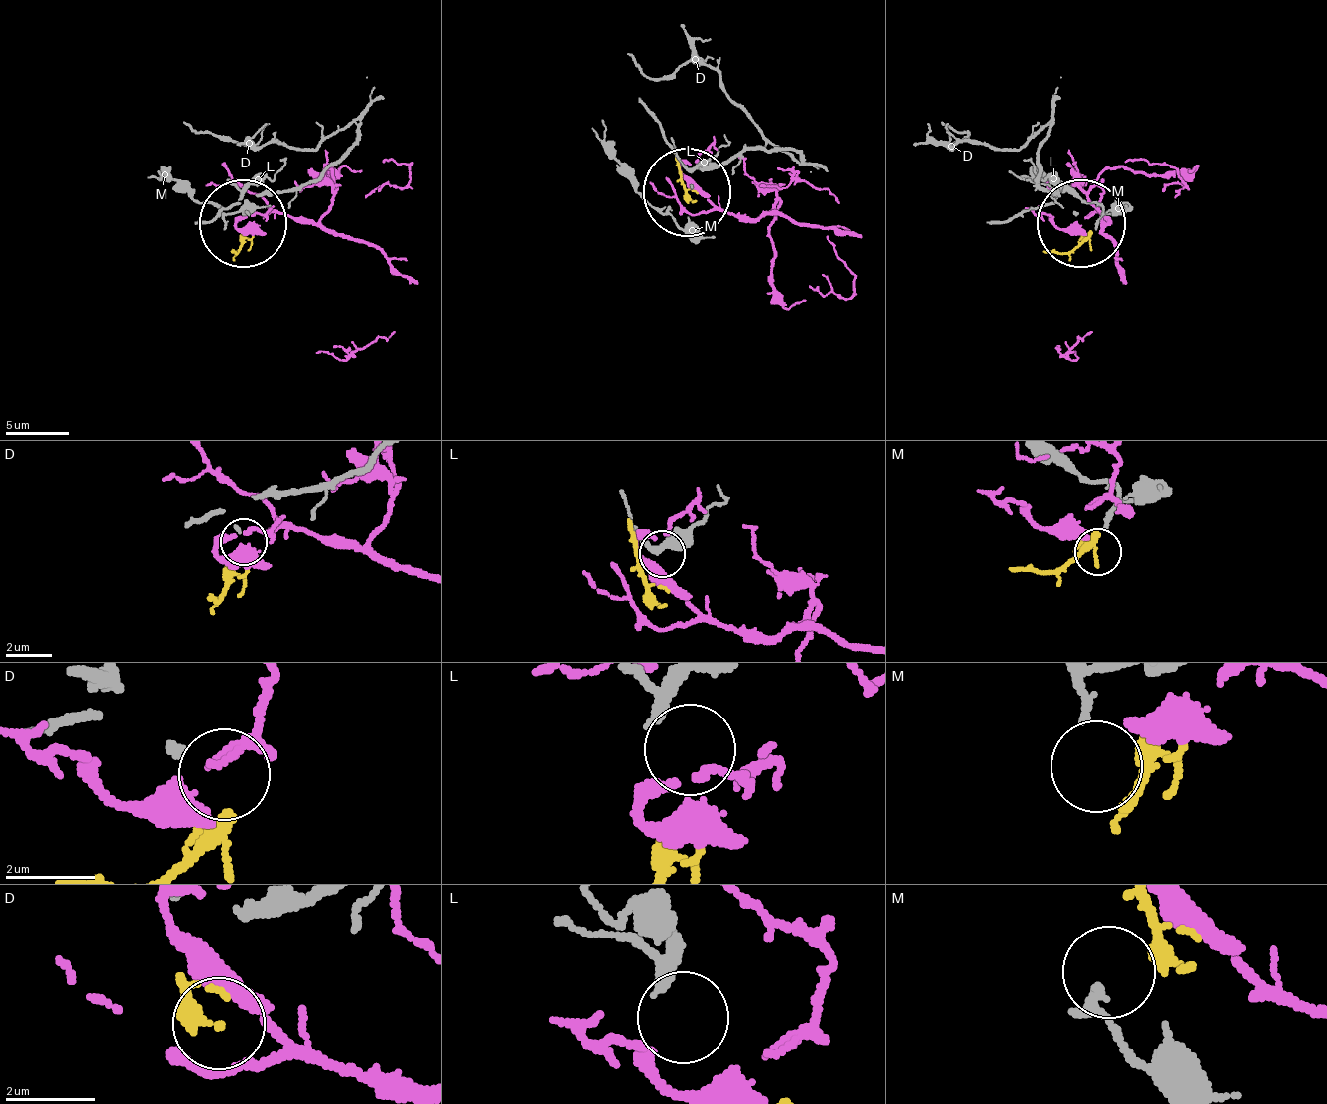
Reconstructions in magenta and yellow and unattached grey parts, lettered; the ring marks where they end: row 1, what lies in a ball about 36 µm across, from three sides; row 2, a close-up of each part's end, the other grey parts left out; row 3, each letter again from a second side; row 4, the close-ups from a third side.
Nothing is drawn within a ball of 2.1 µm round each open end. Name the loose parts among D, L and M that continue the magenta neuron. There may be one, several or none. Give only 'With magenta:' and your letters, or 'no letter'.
With magenta: L

